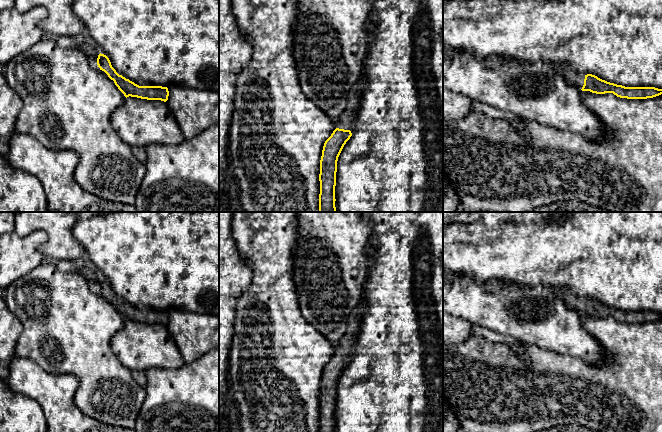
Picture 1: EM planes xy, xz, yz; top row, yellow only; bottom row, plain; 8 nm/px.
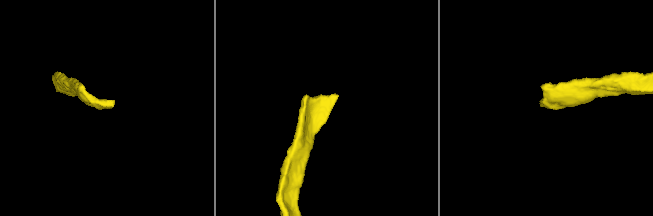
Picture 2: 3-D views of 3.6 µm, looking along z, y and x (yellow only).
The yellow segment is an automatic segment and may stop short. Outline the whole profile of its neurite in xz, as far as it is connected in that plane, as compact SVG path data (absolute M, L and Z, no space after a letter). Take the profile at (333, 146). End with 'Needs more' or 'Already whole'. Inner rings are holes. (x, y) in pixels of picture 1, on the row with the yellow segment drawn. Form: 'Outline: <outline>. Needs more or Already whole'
Outline: M362 74L348 95L348 103L343 113L334 120L337 128L325 141L320 160L319 212L336 212L335 186L338 157L352 136L350 129L356 119L361 96L367 80Z. Needs more

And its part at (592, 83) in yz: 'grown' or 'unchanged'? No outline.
grown

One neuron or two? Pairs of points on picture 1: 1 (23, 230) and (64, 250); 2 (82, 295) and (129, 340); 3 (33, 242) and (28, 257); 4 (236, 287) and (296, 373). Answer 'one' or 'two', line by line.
1: one
2: two
3: one
4: two

